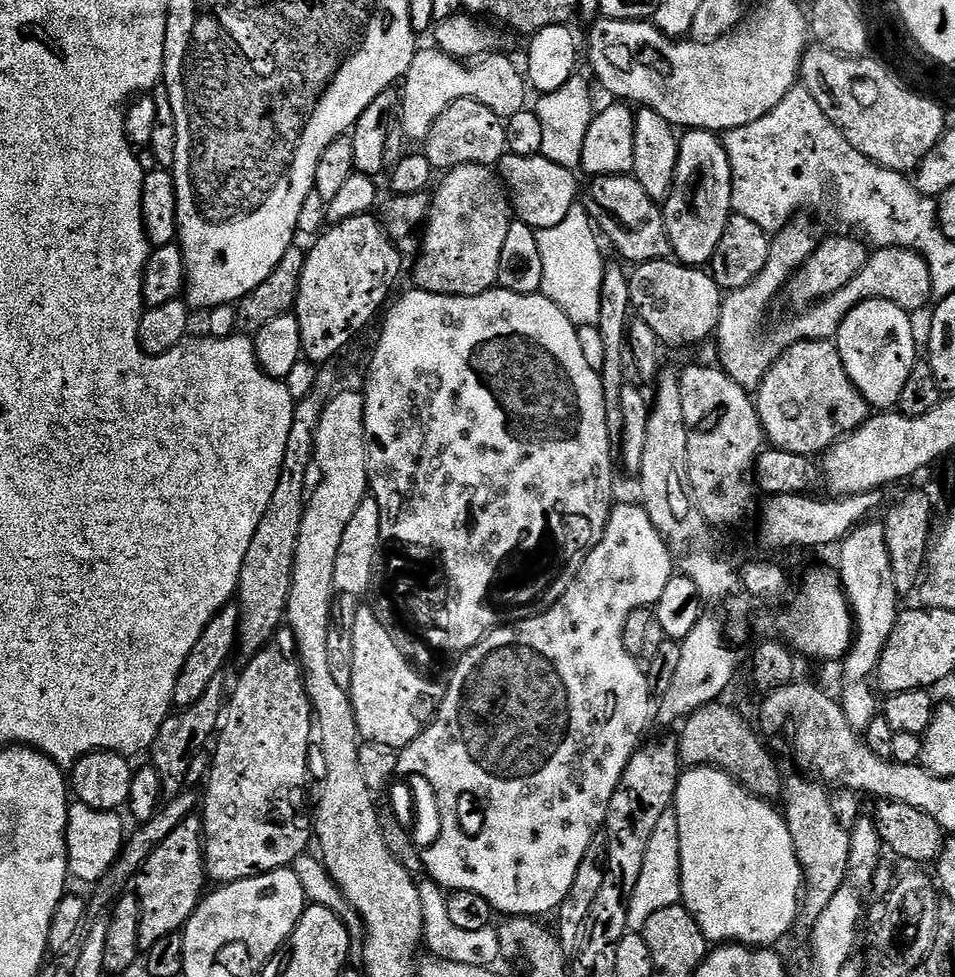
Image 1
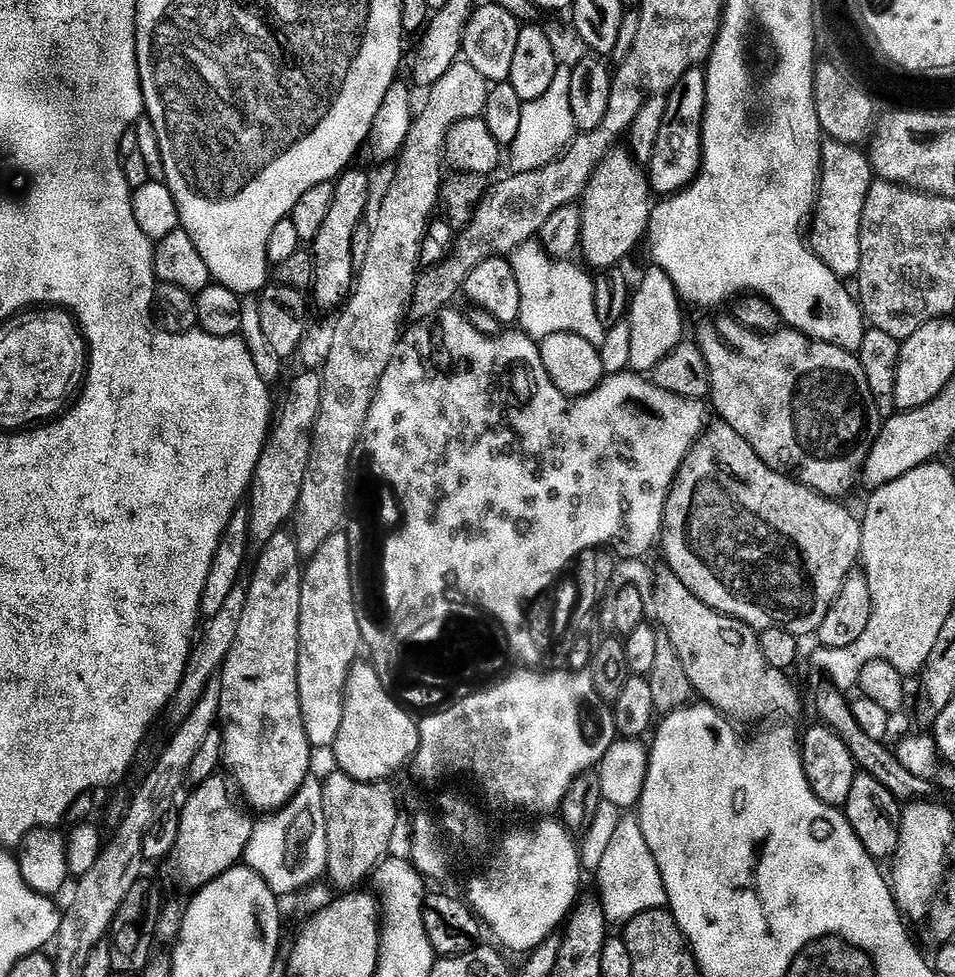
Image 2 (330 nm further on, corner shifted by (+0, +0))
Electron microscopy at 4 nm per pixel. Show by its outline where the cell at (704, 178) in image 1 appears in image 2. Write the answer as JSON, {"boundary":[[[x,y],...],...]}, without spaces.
{"boundary":[[[700,66],[691,68],[678,86],[666,98],[667,110],[657,148],[648,166],[655,191],[664,196],[675,195],[687,188],[700,172],[703,160],[704,114],[708,102],[707,71]]]}

